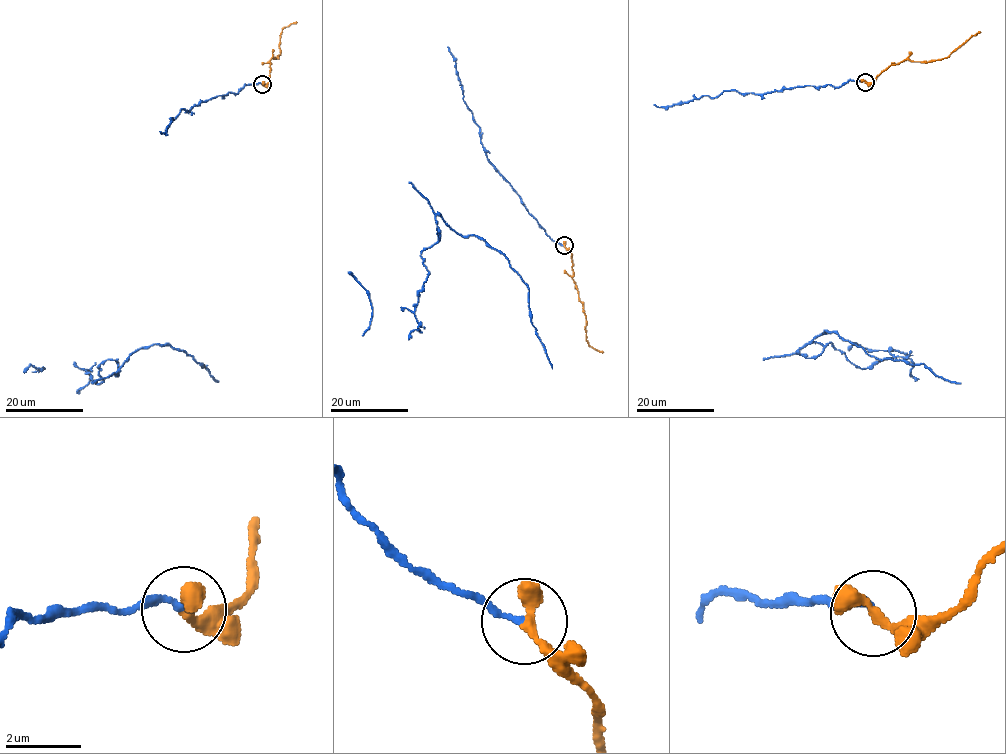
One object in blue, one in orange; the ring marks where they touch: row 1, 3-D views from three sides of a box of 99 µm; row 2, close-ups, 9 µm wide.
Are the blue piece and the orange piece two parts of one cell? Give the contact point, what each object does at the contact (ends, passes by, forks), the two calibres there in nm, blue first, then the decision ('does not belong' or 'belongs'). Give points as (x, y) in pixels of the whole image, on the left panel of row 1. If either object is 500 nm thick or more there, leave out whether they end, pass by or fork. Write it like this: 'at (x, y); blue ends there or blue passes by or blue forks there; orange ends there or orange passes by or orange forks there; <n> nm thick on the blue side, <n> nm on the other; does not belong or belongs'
at (262, 84); blue ends there; orange passes by; 160 nm thick on the blue side, 280 nm on the other; belongs

